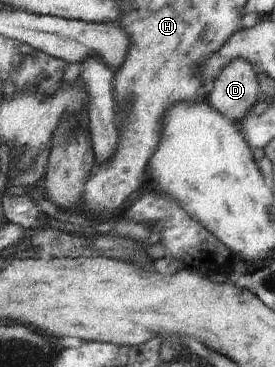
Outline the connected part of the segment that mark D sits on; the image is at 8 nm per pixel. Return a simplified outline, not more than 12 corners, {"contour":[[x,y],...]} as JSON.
{"contour":[[229,62],[204,100],[237,124],[256,104],[257,75]]}

